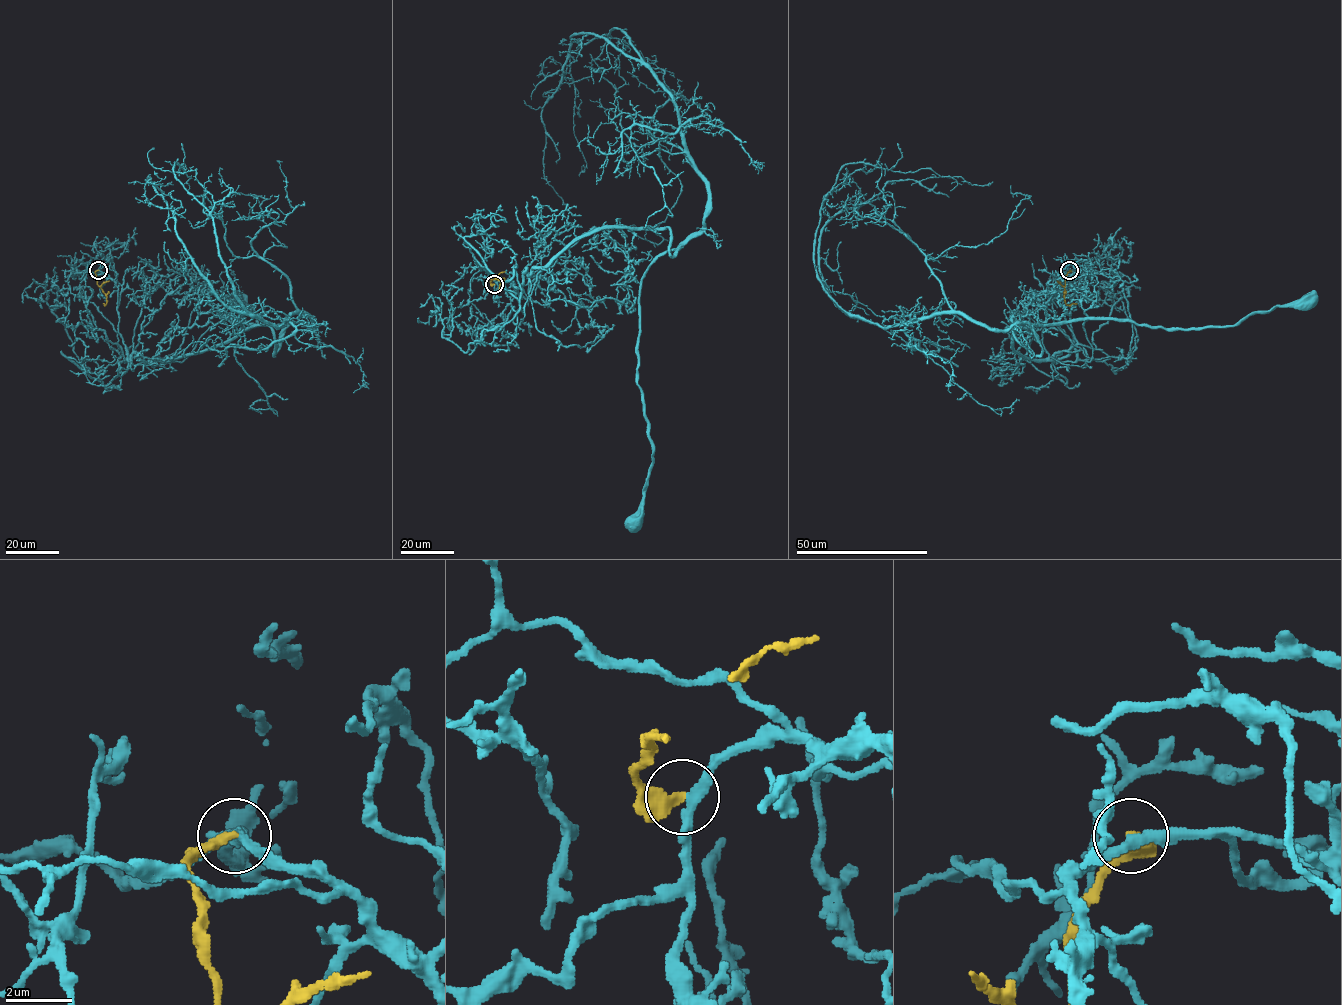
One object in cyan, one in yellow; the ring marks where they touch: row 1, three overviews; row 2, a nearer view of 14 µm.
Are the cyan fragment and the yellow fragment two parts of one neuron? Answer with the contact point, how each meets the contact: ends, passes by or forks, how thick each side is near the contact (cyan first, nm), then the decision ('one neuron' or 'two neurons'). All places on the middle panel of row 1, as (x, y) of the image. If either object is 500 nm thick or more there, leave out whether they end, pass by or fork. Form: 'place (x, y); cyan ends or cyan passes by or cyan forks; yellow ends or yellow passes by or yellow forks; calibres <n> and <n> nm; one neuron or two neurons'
place (494, 284); cyan passes by; yellow ends; calibres 300 and 360 nm; one neuron

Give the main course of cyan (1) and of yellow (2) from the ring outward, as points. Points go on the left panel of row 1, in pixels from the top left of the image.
1: (99, 270), (131, 362), (267, 325), (273, 355), (283, 325), (242, 329), (257, 317), (236, 299)
2: (98, 270), (95, 272), (97, 284), (106, 297), (103, 303)

